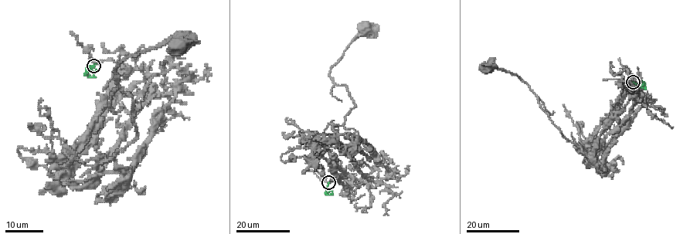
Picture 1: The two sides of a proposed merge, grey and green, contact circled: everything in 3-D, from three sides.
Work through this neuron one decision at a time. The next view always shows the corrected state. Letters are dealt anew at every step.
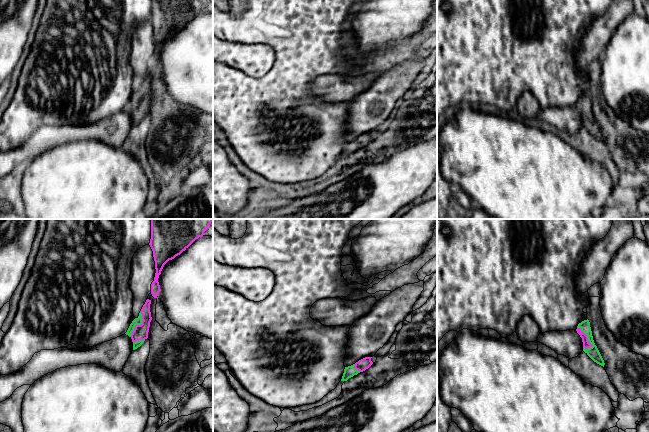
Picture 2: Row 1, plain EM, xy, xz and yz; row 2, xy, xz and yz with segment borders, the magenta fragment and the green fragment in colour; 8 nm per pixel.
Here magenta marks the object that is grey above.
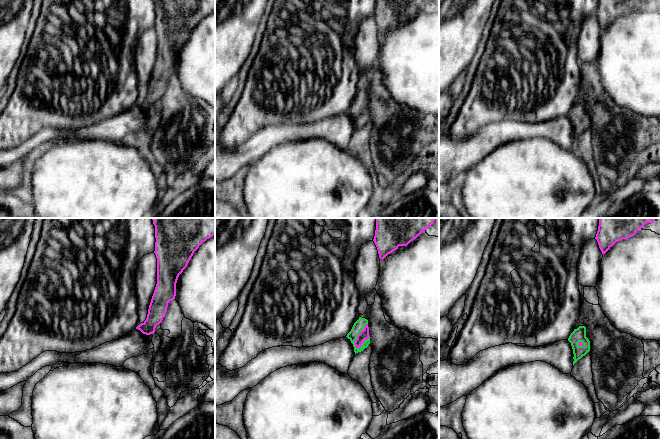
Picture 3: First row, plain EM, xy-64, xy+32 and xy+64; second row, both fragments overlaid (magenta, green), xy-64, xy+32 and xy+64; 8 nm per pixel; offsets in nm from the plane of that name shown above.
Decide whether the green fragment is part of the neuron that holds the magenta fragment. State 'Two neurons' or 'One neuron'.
One neuron

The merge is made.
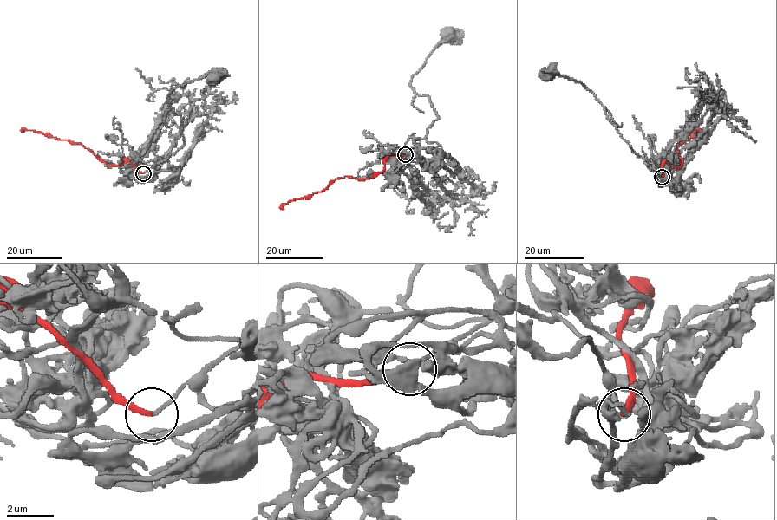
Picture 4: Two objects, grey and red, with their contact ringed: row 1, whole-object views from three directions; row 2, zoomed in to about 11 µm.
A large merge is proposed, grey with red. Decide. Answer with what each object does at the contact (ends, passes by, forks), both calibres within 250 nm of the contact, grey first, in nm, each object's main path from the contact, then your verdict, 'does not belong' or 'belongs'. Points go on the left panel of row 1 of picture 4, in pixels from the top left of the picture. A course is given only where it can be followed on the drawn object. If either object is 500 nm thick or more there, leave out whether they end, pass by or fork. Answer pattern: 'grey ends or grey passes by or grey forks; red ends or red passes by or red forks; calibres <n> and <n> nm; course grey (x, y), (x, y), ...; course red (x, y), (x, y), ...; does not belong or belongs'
grey ends; red ends; calibres 140 and 240 nm; course grey (143, 173), (184, 145), (181, 116), (168, 100), (168, 94), (177, 86), (205, 75), (213, 78); course red (143, 173), (127, 161), (113, 165), (100, 160), (79, 144), (42, 133), (21, 131); does not belong

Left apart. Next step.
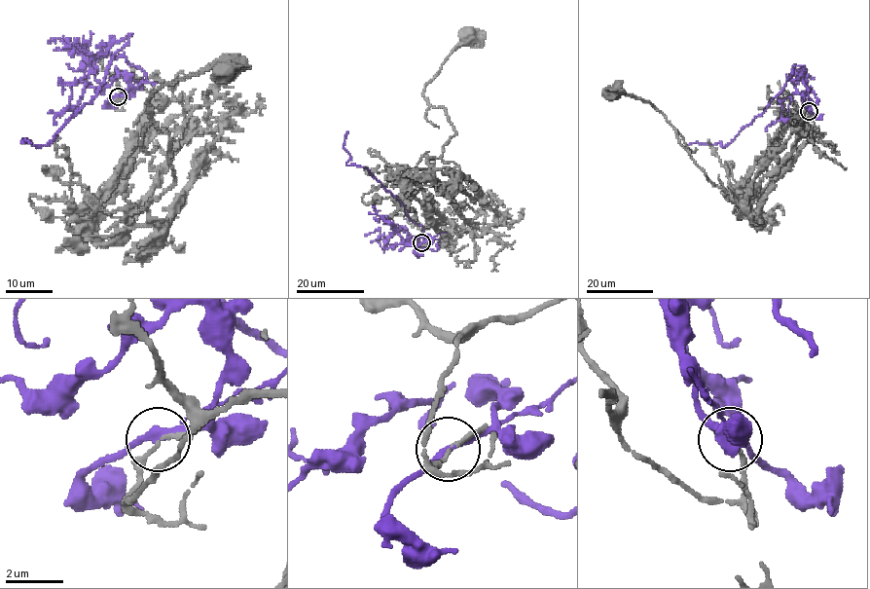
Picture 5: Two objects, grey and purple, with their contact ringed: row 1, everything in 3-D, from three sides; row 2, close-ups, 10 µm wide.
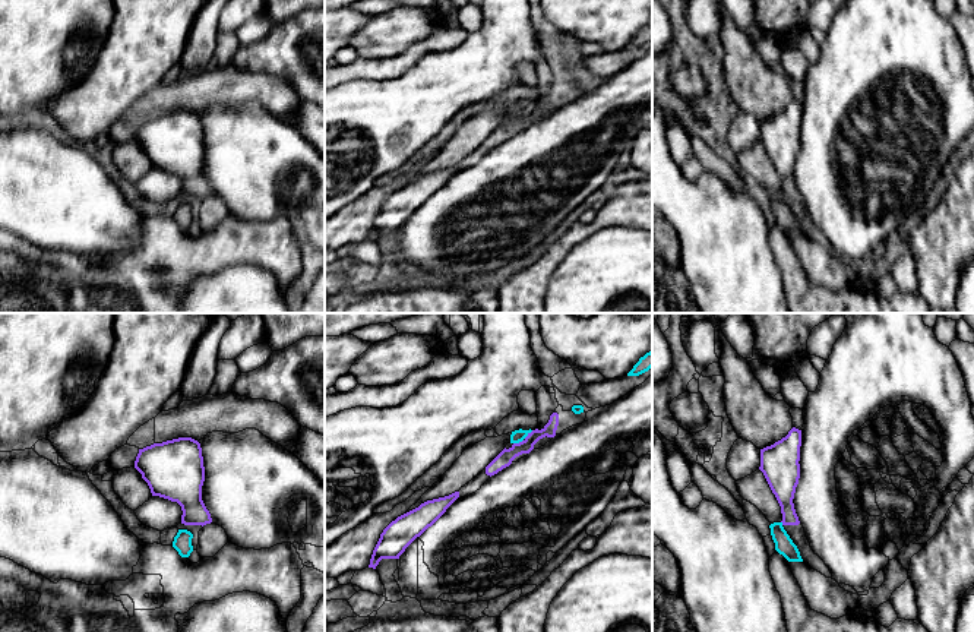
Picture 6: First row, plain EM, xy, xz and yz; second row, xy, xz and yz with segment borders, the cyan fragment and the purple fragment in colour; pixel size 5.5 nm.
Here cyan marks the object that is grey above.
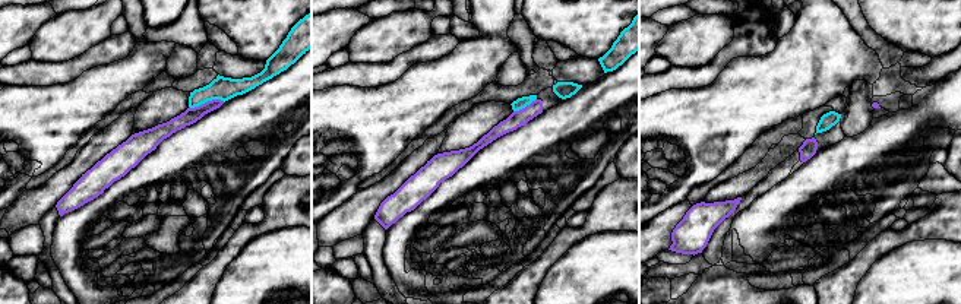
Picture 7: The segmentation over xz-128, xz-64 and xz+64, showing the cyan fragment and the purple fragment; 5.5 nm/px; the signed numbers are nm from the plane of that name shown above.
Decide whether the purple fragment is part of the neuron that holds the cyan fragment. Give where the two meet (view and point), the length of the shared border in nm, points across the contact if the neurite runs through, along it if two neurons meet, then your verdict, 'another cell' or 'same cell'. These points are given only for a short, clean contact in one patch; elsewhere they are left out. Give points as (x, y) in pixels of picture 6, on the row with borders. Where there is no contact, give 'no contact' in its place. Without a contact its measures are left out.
meets cyan in xz at (522, 439); contact 130 nm long; another cell

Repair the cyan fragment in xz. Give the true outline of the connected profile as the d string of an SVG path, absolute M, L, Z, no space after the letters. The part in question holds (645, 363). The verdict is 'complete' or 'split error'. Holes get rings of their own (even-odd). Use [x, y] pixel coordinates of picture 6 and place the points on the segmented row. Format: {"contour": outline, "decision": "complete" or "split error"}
{"contour": "M652 350L639 358L639 361L633 366L633 369L627 373L627 376L639 376L648 372L651 367L652 367Z", "decision": "complete"}

